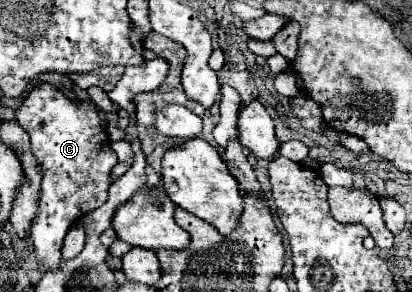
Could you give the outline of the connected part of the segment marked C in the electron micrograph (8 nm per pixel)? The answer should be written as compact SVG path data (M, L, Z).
M46 82L32 88L24 104L16 110L16 120L30 134L32 154L42 164L40 210L30 228L30 238L34 242L38 264L46 272L52 272L60 268L60 248L68 228L106 202L110 186L108 174L116 164L116 154L110 148L110 136L100 122L96 108L88 102L76 106Z

